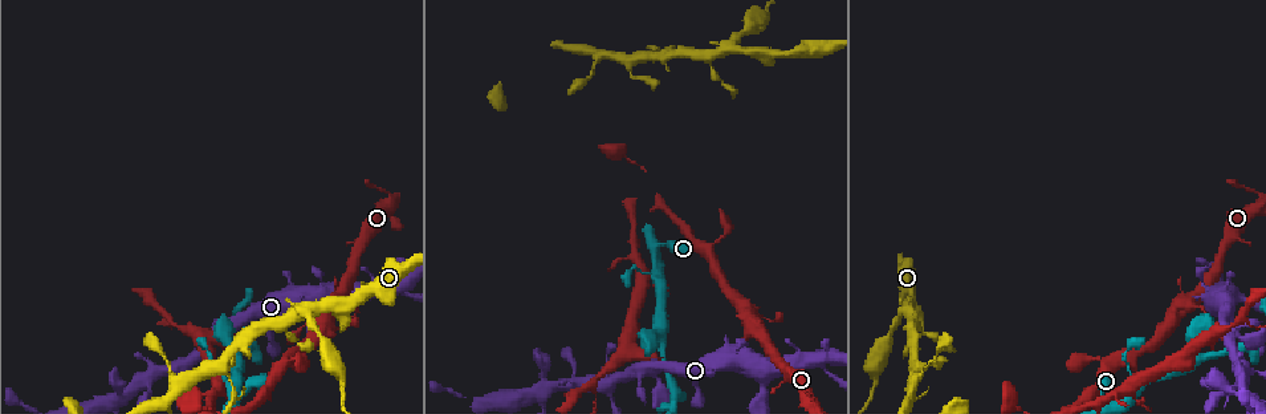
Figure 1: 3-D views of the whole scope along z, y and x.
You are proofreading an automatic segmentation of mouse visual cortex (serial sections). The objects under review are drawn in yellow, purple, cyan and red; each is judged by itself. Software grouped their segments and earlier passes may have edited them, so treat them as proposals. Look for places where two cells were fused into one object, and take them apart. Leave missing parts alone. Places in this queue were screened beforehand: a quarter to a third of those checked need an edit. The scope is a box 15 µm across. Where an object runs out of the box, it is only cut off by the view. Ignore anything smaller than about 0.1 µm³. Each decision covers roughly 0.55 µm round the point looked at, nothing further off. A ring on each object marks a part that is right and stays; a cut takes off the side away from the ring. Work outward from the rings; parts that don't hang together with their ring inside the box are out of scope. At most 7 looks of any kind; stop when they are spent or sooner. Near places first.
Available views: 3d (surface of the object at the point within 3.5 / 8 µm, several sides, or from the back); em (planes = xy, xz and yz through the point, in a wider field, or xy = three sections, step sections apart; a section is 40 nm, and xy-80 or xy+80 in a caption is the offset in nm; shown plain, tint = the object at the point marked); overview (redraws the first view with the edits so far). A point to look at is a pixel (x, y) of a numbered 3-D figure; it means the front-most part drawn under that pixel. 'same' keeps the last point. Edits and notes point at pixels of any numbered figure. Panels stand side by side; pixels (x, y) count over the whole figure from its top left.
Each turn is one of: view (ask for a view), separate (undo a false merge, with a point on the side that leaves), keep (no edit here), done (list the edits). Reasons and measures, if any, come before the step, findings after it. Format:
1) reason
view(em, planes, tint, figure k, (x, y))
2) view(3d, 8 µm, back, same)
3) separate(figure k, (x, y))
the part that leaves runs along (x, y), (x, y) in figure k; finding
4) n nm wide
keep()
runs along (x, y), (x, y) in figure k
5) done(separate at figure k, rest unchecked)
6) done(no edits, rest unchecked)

abrupt turn
view(3d, 3.5 µm, figure 1, (1088, 360))

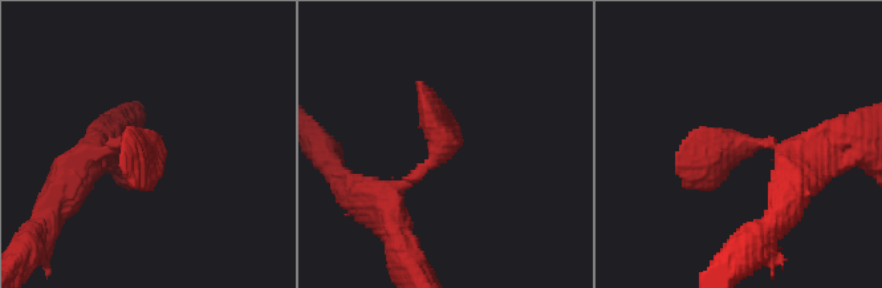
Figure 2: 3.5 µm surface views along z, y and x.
view(em, xy, step 2, tint, figure 2, (144, 149))

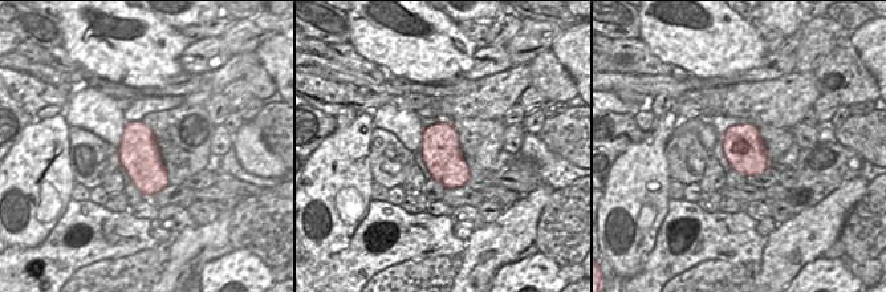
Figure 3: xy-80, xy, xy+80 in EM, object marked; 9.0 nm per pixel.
keep()
runs along (385, 215), (442, 154), (418, 82) in figure 2; one cell here

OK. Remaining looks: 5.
side arm on a straight run
view(3d, 3.5 µm, figure 1, (306, 309))

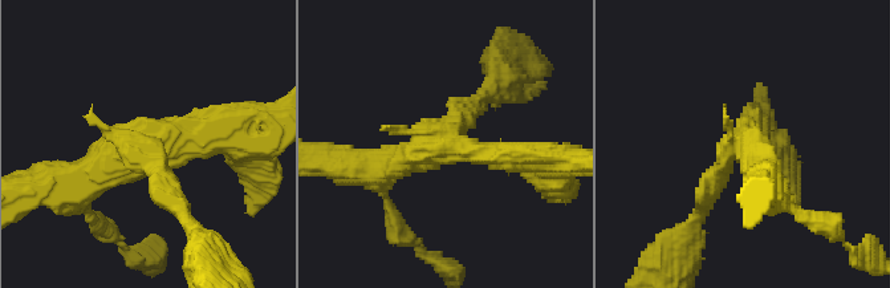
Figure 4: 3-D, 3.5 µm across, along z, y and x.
shape alone is not enough
view(em, xy, step 2, tint, figure 4, (438, 148))

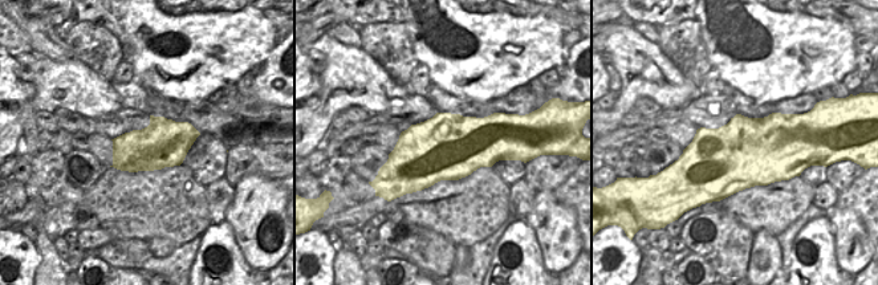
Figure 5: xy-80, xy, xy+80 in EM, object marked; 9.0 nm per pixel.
keep()
runs along (231, 134), (158, 134), (68, 187) in figure 4; continuous, no second cell

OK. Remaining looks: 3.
a narrow waist
view(em, xy, step 2, tint, figure 1, (166, 364))

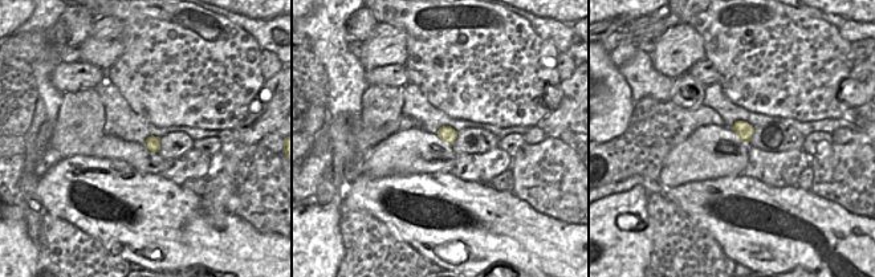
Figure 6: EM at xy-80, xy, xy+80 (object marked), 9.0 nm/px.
wider look
view(3d, 3.5 µm, same)

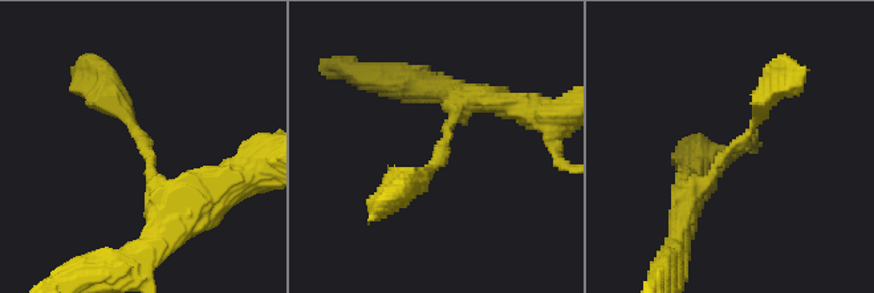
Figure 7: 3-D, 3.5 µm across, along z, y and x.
keep()
runs along (683, 195), (738, 146), (775, 89) in figure 7; all the same cell

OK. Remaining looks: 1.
done(no edits, rest unchecked)

